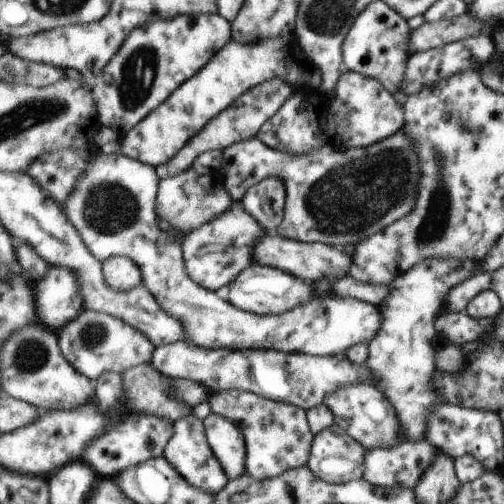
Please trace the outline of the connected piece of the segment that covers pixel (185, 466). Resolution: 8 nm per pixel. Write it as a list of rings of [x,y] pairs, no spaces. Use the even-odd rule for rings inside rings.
[[[190,413],[186,418],[176,420],[173,427],[174,434],[165,446],[163,457],[190,486],[194,486],[194,488],[198,488],[206,494],[217,495],[229,480],[222,470],[222,465],[210,450],[203,421]]]

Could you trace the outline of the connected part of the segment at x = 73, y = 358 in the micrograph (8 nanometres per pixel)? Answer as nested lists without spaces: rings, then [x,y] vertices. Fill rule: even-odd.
[[[82,309],[72,322],[59,330],[57,337],[62,356],[80,374],[93,381],[104,372],[123,373],[130,368],[150,363],[155,349],[148,336],[142,334],[142,330],[136,330],[116,316],[90,309]]]

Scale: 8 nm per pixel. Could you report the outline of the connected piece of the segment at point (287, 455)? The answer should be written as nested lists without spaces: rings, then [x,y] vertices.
[[[235,390],[212,392],[207,403],[212,413],[230,420],[244,435],[247,448],[245,472],[252,478],[266,480],[307,466],[314,434],[303,408]]]

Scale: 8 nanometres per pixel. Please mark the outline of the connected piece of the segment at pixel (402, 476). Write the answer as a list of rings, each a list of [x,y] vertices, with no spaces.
[[[426,438],[418,442],[402,443],[392,448],[374,448],[365,450],[364,456],[364,476],[370,484],[381,486],[382,488],[408,488],[414,490],[426,472],[426,468],[432,464],[434,458],[438,458],[438,449]]]

